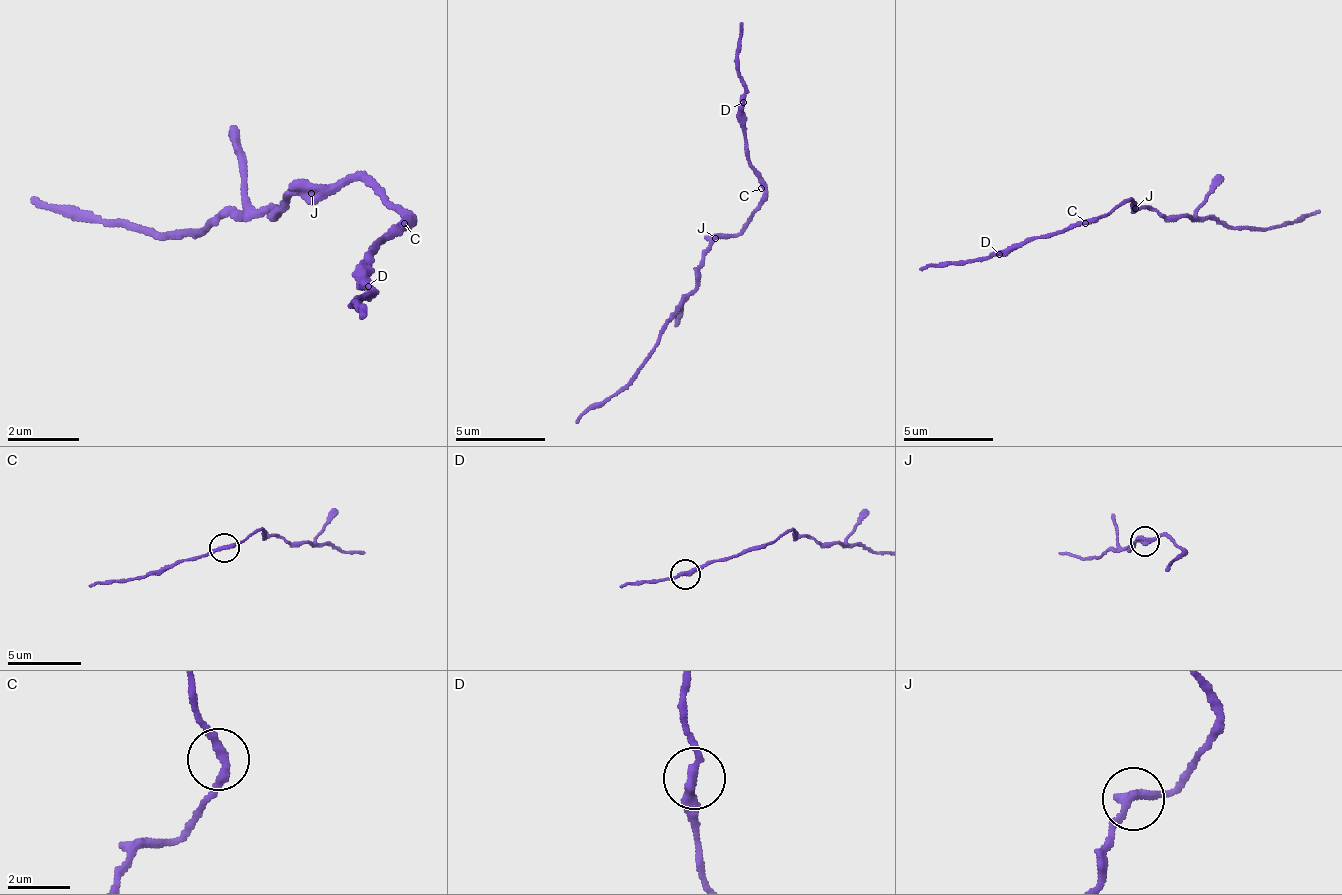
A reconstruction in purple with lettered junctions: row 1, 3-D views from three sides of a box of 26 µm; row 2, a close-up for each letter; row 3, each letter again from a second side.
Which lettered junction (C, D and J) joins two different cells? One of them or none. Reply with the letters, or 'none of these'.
none of these

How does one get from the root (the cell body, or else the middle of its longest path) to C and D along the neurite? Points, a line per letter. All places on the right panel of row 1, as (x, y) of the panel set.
C: (1134, 205), (1125, 200), (1103, 218), (1085, 223)
D: (1134, 205), (1125, 200), (1094, 223), (1076, 223), (1053, 236), (1022, 240), (999, 254)

